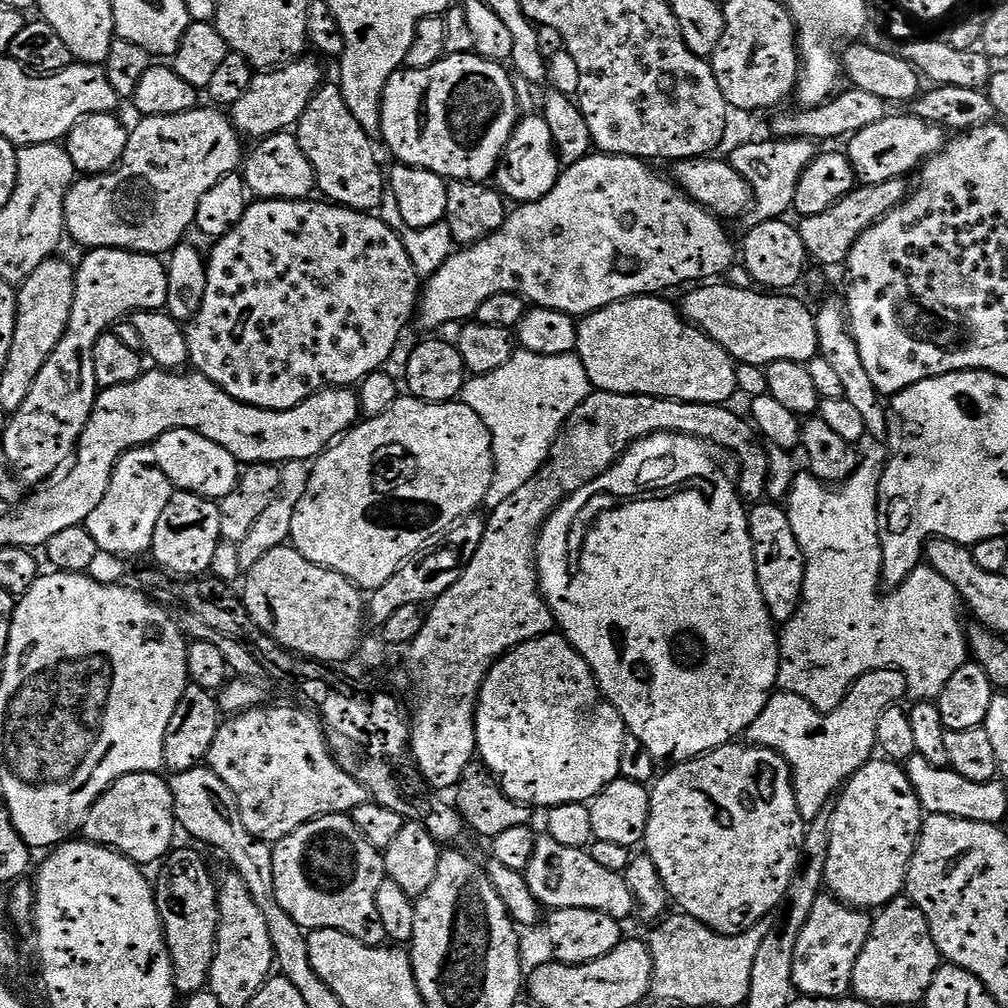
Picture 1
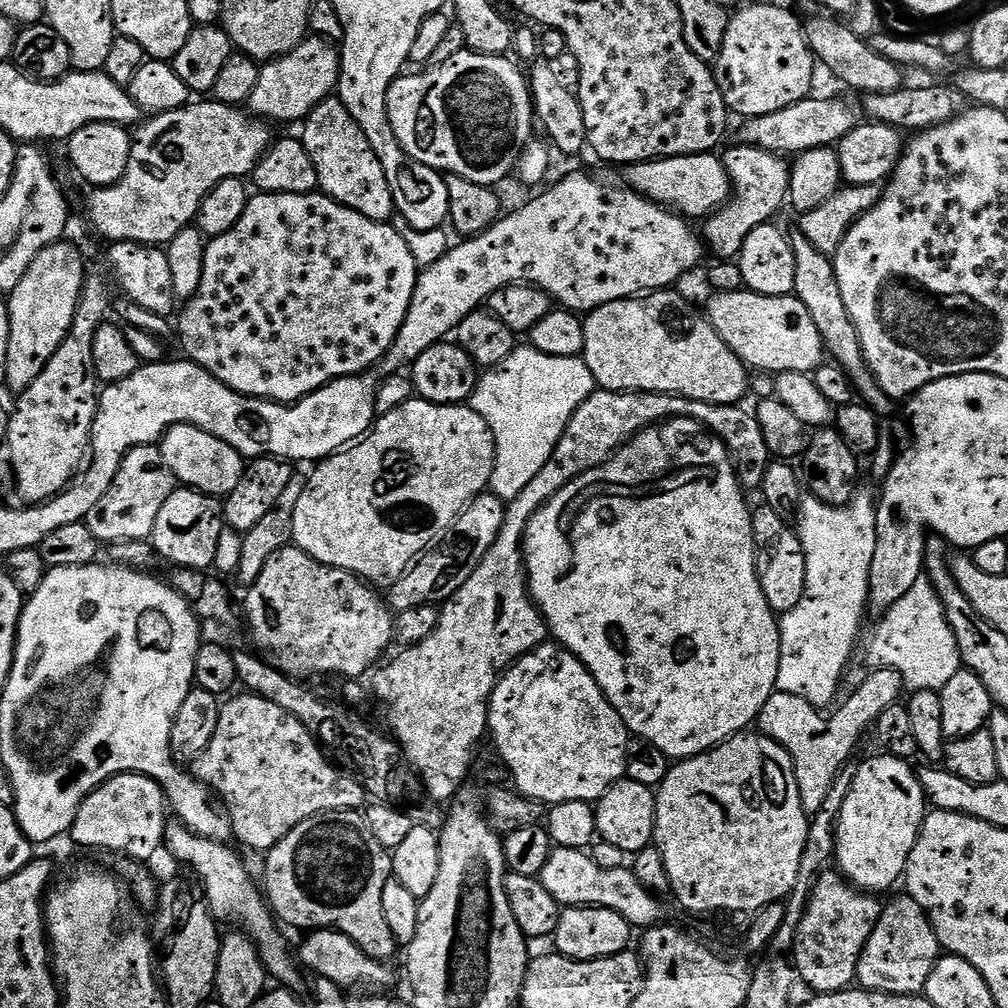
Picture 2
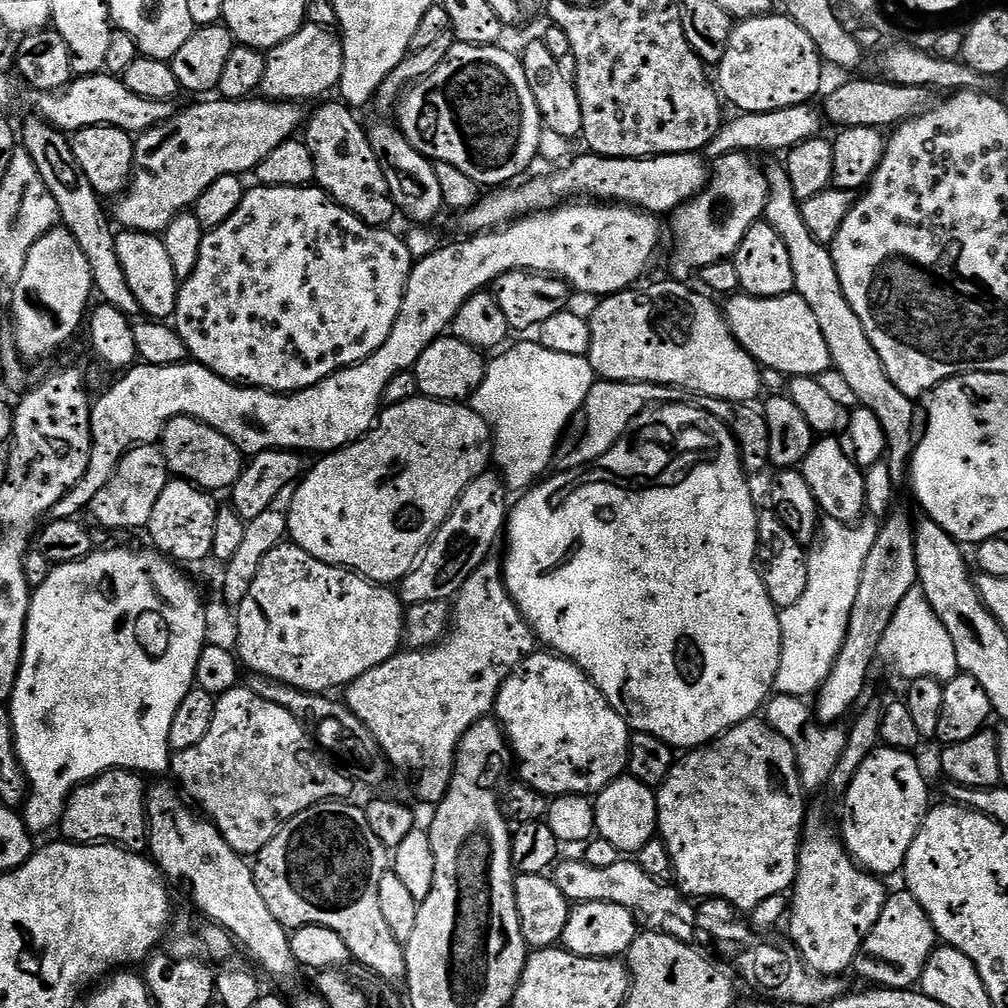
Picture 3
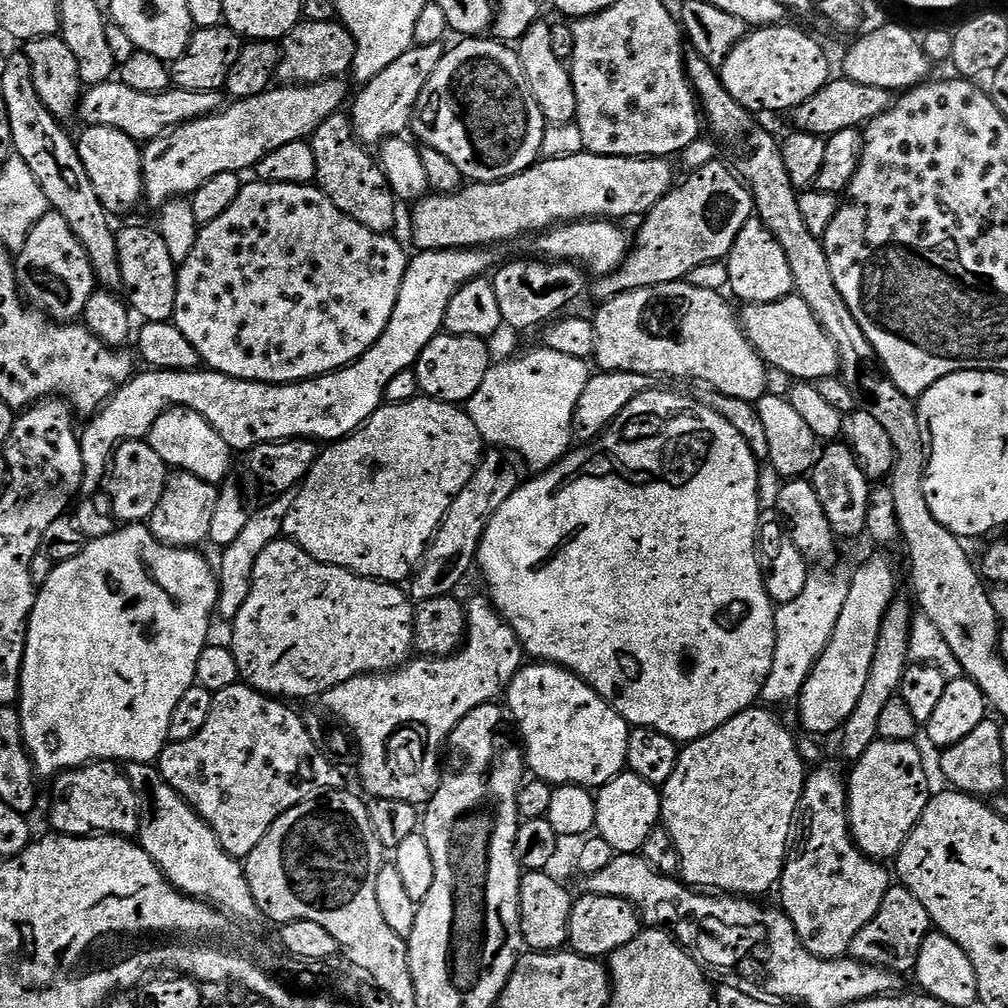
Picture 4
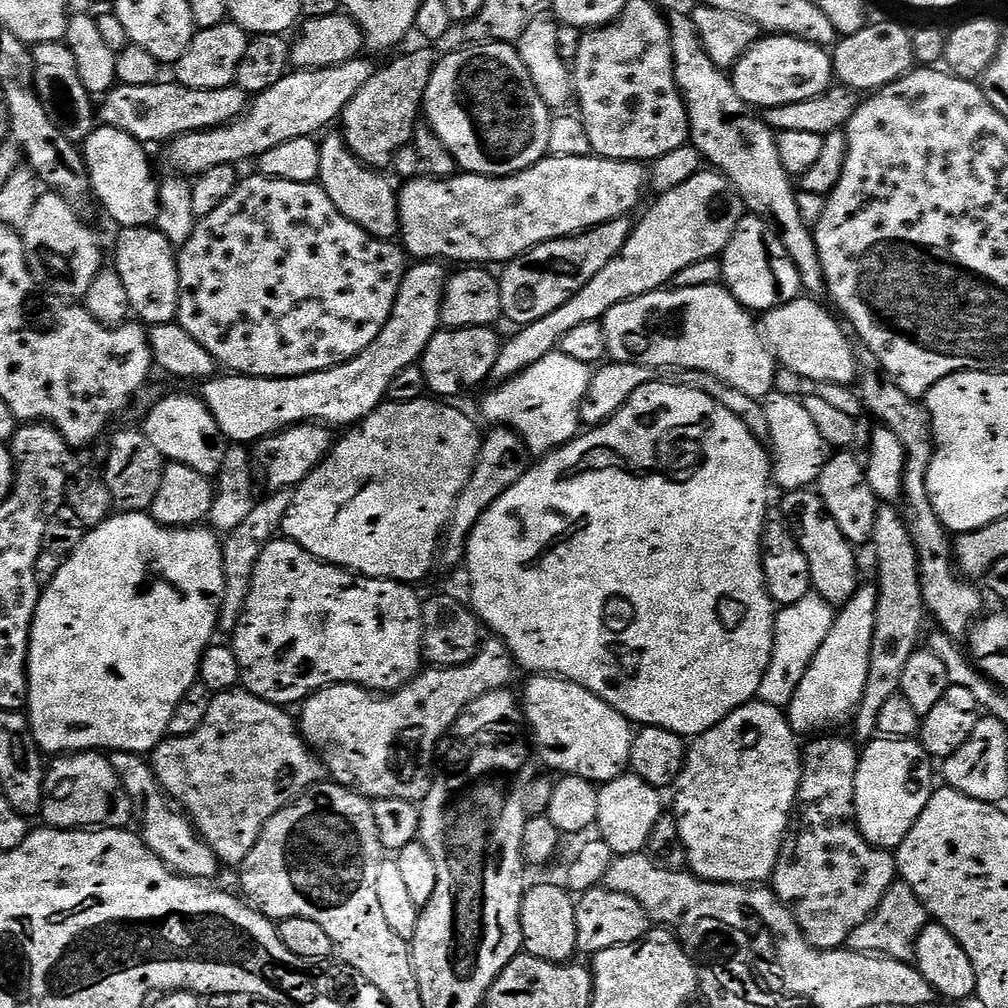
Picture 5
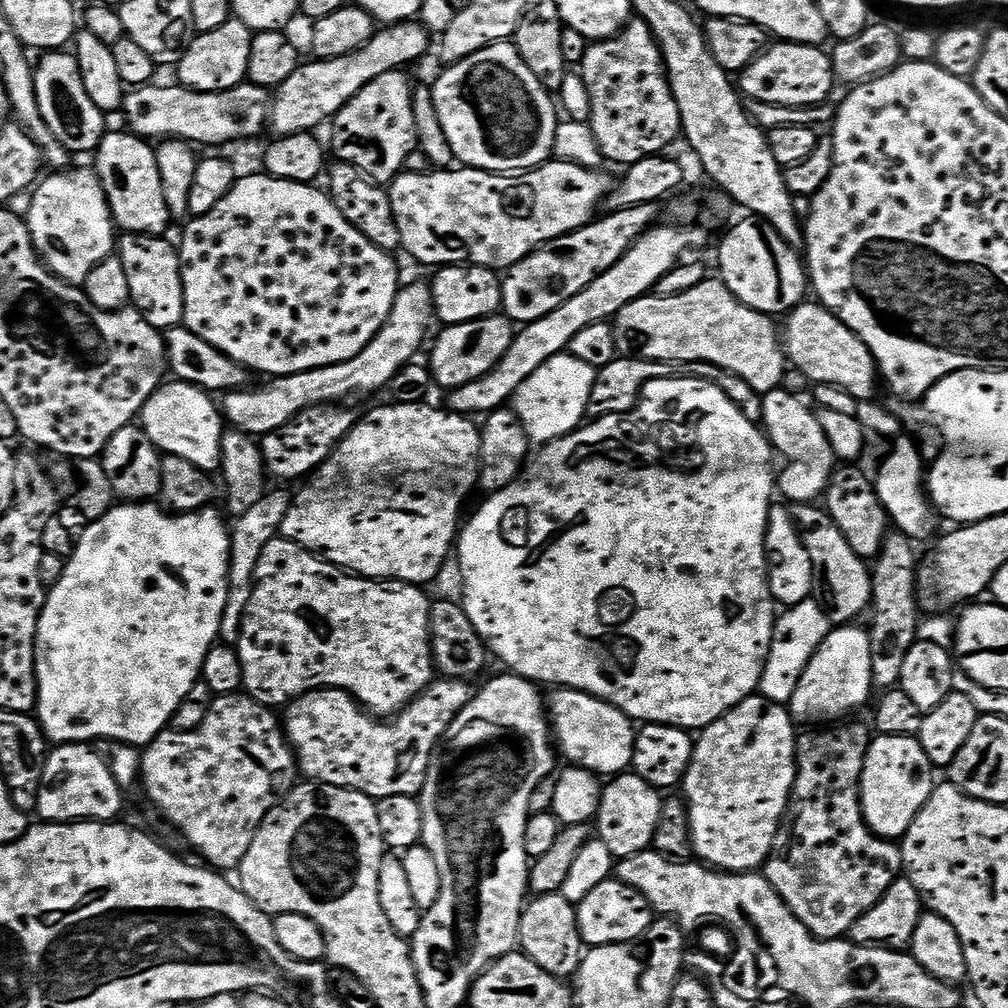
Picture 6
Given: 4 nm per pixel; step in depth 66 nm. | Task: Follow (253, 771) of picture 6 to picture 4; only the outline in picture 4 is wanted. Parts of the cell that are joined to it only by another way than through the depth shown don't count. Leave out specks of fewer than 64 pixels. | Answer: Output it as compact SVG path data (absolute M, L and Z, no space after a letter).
M243 682L226 686L226 690L214 693L210 718L200 733L186 742L169 743L160 754L158 767L162 778L211 826L218 842L231 856L247 858L286 810L317 794L345 787L343 774L320 753L323 751L308 733L303 715L287 706L292 707Z

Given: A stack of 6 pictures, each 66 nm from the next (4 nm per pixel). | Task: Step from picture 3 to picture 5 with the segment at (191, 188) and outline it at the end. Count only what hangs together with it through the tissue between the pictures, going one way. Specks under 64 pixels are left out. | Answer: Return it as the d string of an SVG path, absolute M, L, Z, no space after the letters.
M357 58L350 62L346 62L345 64L330 66L329 68L305 68L303 70L289 71L288 75L282 78L282 82L274 82L274 86L270 86L270 90L259 93L259 95L249 103L248 111L245 112L243 116L238 117L237 120L232 120L229 124L222 125L221 128L211 128L205 132L188 132L185 136L177 136L175 140L167 145L168 164L174 171L176 171L173 173L179 174L184 178L195 178L203 174L206 170L214 170L214 166L226 166L227 164L240 166L240 163L242 163L243 160L255 161L262 154L266 154L266 150L274 150L274 146L282 146L282 142L290 142L290 138L302 138L303 136L315 137L317 135L316 132L321 131L320 133L323 133L325 130L328 130L323 130L323 128L330 127L335 120L337 123L337 121L343 117L344 108L352 101L354 94L358 94L358 90L362 90L362 86L366 86L366 82L370 82L370 78L374 71L374 65L372 65L370 61L364 59L365 58Z

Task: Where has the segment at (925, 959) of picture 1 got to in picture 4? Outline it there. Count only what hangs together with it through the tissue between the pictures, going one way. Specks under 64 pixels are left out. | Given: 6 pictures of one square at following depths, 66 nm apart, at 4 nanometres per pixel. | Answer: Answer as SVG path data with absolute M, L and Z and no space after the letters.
M903 886L889 887L886 898L882 898L882 906L878 906L878 914L854 938L848 956L853 960L885 968L891 972L908 974L915 969L918 954L922 950L922 942L933 927L930 914L926 914L926 906L914 898L912 891Z

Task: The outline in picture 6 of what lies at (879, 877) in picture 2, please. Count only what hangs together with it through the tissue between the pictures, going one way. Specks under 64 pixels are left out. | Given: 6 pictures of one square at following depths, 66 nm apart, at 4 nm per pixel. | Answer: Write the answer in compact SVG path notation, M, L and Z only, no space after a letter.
M877 735L868 748L860 779L860 805L864 821L875 836L899 841L934 791L934 769L915 736Z

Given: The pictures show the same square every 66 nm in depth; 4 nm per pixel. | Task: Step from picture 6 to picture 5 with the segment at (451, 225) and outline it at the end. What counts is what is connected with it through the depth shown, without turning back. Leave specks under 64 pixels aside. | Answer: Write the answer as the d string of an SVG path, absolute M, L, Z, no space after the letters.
M549 154L543 160L539 160L533 168L527 168L516 172L513 176L473 176L471 174L457 174L447 178L412 178L408 184L398 192L400 202L400 235L402 247L409 257L420 262L449 262L448 260L461 260L464 266L503 266L508 261L518 258L522 253L536 248L539 244L545 244L551 240L563 240L566 236L574 236L582 232L588 232L611 220L617 220L620 216L628 216L640 204L640 195L650 184L650 176L643 163L634 160L607 160L595 154L586 156L558 156Z

